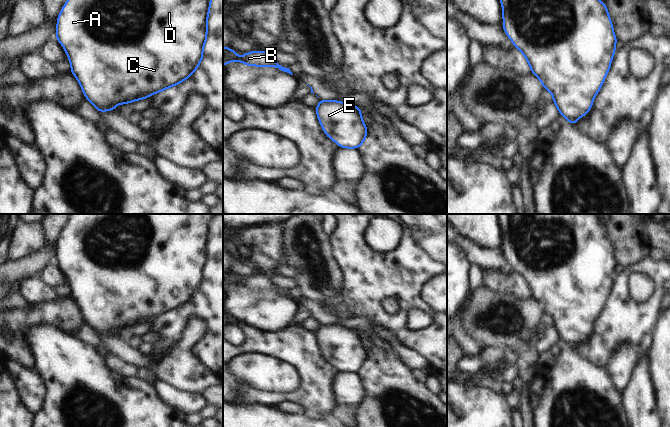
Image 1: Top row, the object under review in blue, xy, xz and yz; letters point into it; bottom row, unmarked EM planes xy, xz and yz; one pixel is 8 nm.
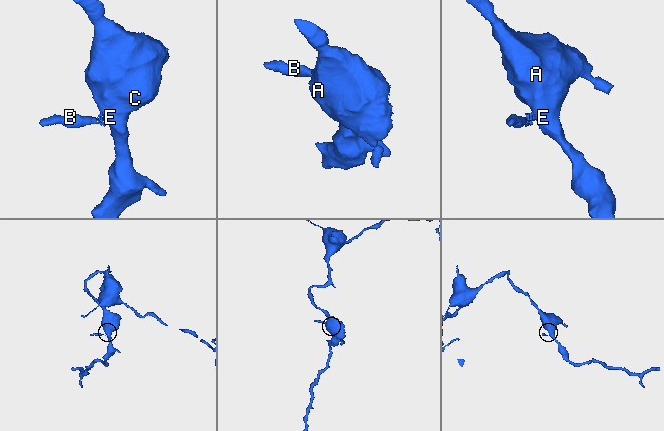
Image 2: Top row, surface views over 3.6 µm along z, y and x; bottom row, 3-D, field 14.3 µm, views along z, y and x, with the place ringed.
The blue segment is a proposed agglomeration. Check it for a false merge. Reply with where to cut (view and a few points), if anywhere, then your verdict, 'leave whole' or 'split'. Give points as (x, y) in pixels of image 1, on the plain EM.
cut in xy along (98, 333), (100, 335); split

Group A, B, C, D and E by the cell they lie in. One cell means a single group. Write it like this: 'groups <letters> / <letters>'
groups A C D E / B

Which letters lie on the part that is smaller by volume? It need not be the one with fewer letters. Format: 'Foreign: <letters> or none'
Foreign: B

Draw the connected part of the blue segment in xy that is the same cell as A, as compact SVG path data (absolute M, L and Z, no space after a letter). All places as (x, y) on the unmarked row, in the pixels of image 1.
M72 214L66 228L62 232L57 242L56 263L64 271L71 287L71 296L77 302L82 311L83 317L89 326L91 326L96 331L96 333L100 335L116 334L114 331L118 328L126 328L136 324L146 323L152 318L159 317L160 315L169 311L173 311L178 307L182 307L185 303L191 300L195 296L196 292L200 289L203 282L203 271L207 264L207 242L209 240L209 234L211 230L211 221L215 215L216 214Z

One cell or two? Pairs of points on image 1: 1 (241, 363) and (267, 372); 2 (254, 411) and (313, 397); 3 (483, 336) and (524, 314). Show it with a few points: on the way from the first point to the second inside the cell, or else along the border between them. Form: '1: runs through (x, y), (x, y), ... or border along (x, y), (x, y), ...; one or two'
1: runs through (247, 367), (261, 371); one
2: border along (250, 403), (262, 403), (273, 406); two
3: runs through (495, 335), (509, 335), (512, 326); one

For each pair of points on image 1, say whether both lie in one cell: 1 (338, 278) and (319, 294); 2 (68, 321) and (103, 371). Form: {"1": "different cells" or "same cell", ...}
{"1": "same cell", "2": "different cells"}

